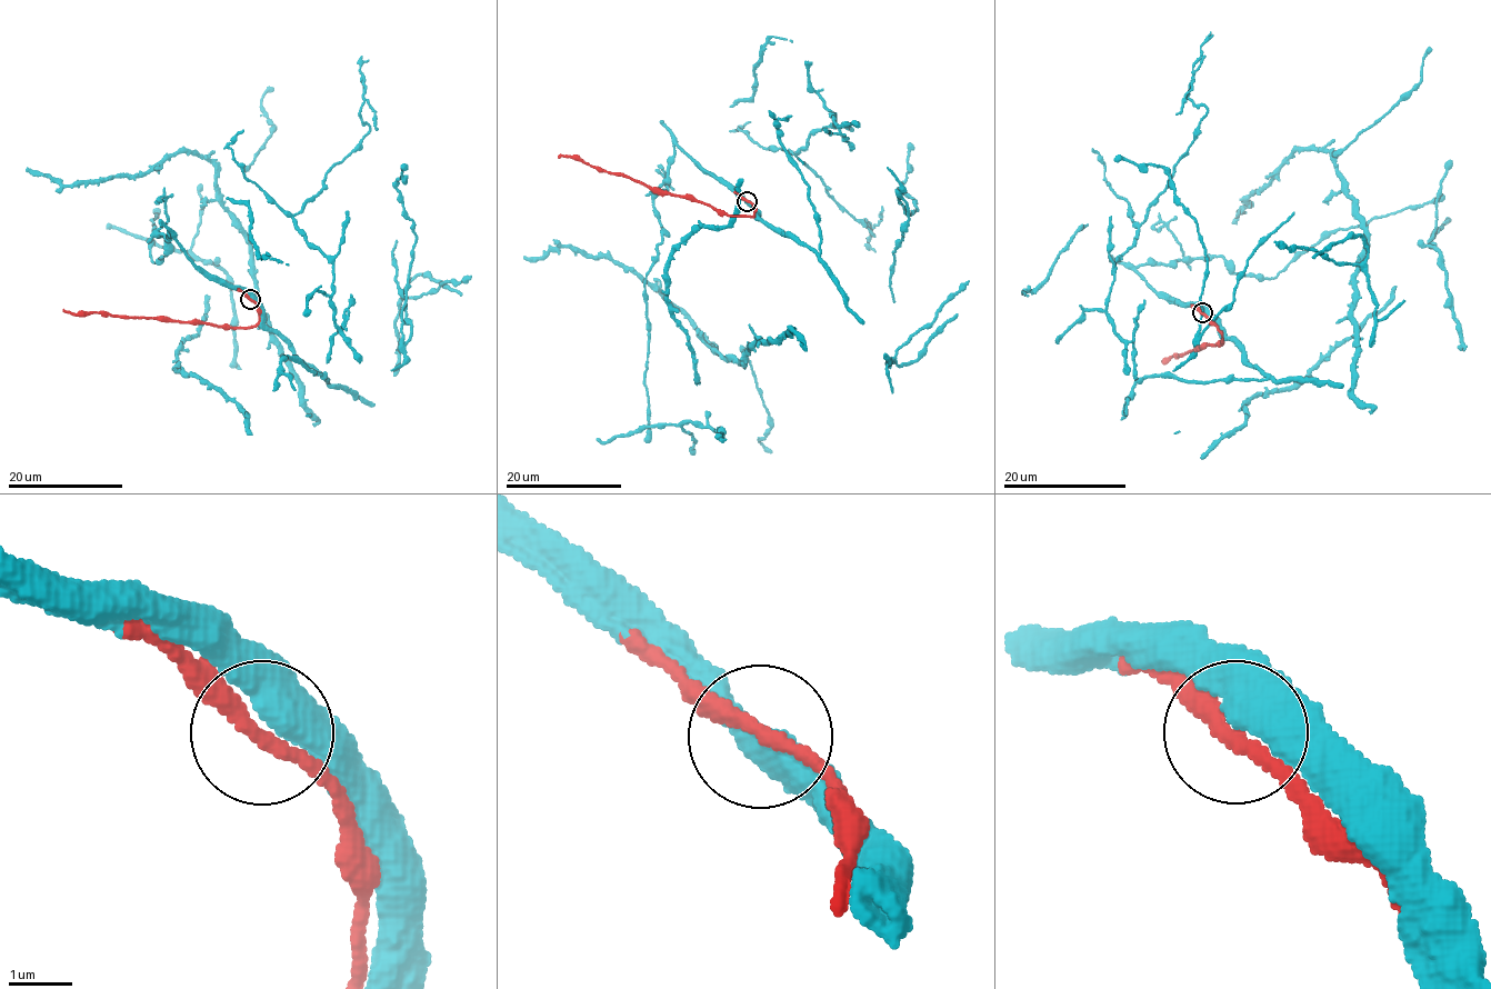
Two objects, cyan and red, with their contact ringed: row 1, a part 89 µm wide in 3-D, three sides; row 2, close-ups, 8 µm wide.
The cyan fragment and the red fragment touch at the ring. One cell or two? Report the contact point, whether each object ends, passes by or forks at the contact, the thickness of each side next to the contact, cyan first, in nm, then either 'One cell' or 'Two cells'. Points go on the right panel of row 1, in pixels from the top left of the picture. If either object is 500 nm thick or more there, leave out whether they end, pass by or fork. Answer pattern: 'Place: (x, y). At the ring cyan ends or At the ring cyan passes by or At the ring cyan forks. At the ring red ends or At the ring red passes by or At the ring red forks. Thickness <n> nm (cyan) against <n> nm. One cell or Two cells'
Place: (1202, 312). At the ring cyan passes by. At the ring red passes by. Thickness 480 nm (cyan) against 240 nm. One cell

